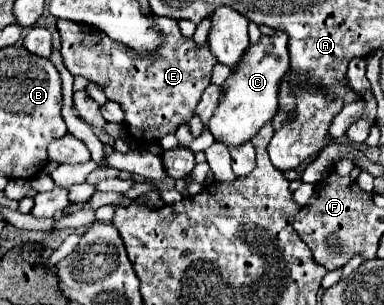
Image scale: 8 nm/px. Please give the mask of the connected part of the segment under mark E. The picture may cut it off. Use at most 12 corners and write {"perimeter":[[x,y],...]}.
{"perimeter":[[58,19],[66,69],[124,109],[128,135],[188,123],[216,65],[174,19],[154,59]]}

